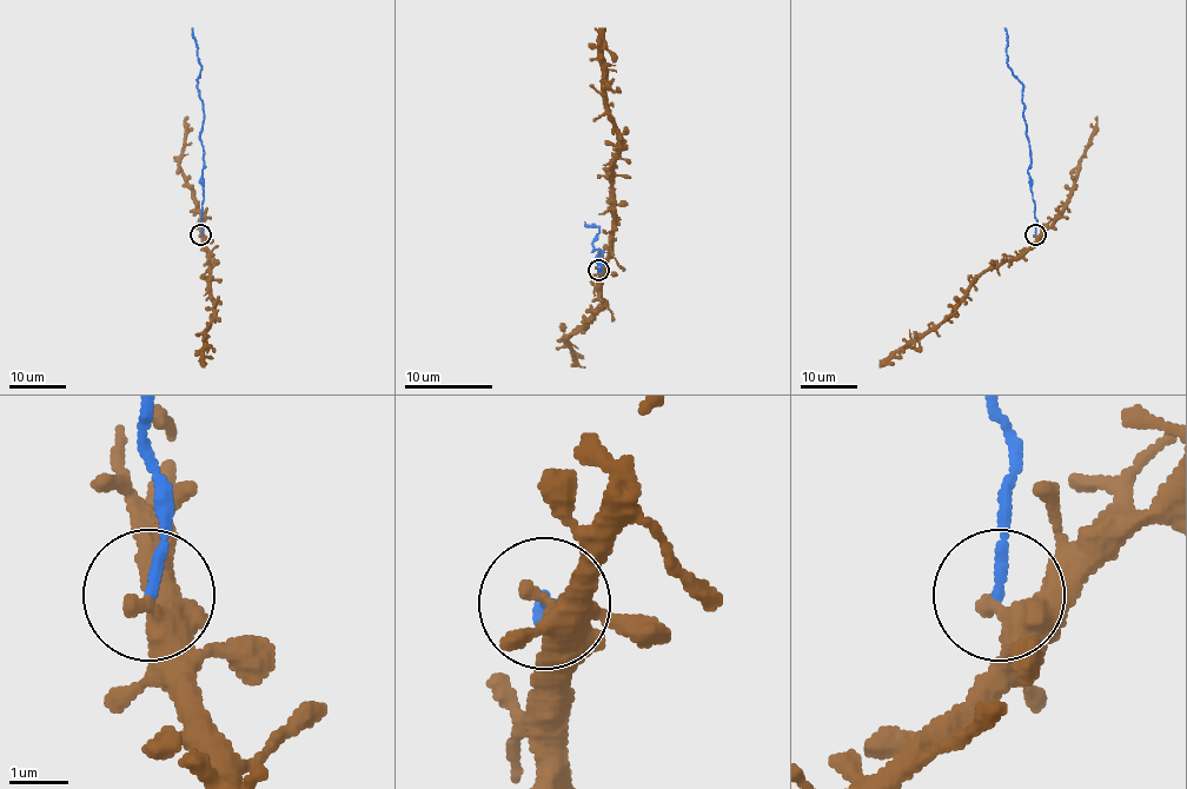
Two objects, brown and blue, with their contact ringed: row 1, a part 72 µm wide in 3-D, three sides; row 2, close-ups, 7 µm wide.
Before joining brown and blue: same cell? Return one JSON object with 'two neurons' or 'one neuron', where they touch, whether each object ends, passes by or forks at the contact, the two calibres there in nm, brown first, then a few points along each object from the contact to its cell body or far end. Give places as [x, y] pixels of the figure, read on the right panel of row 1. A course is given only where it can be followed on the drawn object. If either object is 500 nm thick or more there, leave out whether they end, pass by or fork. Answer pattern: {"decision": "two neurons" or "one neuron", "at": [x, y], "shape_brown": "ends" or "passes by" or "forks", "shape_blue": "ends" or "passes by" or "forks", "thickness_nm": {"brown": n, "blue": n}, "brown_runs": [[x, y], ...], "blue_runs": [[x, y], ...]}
{"decision": "two neurons", "at": [1035, 234], "shape_brown": "forks", "shape_blue": "ends", "thickness_nm": {"brown": 360, "blue": 170}, "brown_runs": [[1035, 234], [1036, 240], [1018, 256], [992, 265], [946, 319], [902, 345], [880, 366]], "blue_runs": [[1035, 234], [1022, 83], [1007, 63], [1003, 27]]}

